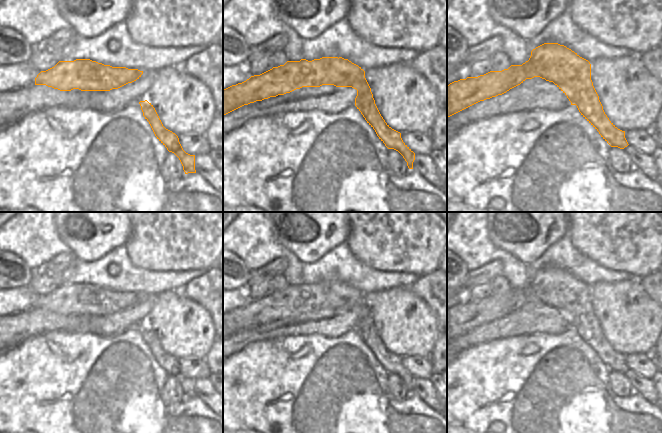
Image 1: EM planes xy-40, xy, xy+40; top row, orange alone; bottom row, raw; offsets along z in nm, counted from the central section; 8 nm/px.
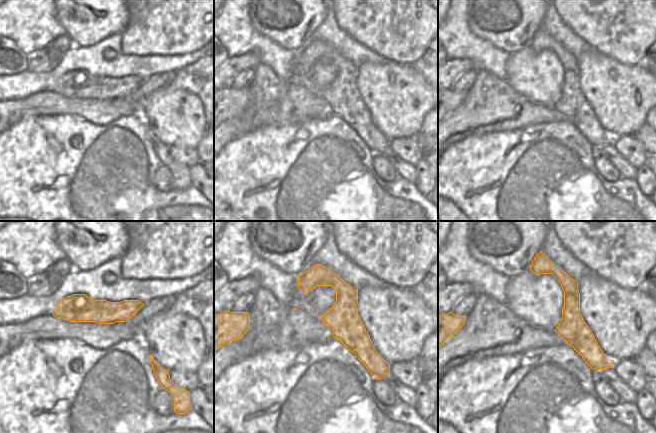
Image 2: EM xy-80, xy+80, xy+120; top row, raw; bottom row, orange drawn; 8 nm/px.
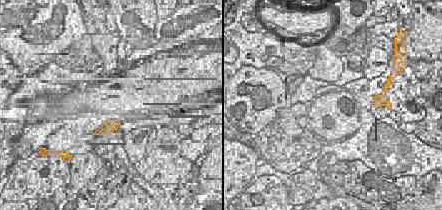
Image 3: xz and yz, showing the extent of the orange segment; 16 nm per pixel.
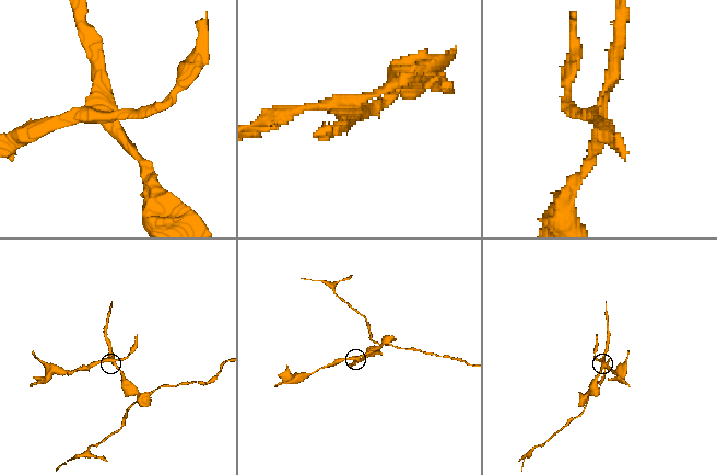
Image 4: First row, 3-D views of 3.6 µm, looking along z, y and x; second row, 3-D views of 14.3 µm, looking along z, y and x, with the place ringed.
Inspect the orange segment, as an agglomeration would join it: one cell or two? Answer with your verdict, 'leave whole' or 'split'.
split

